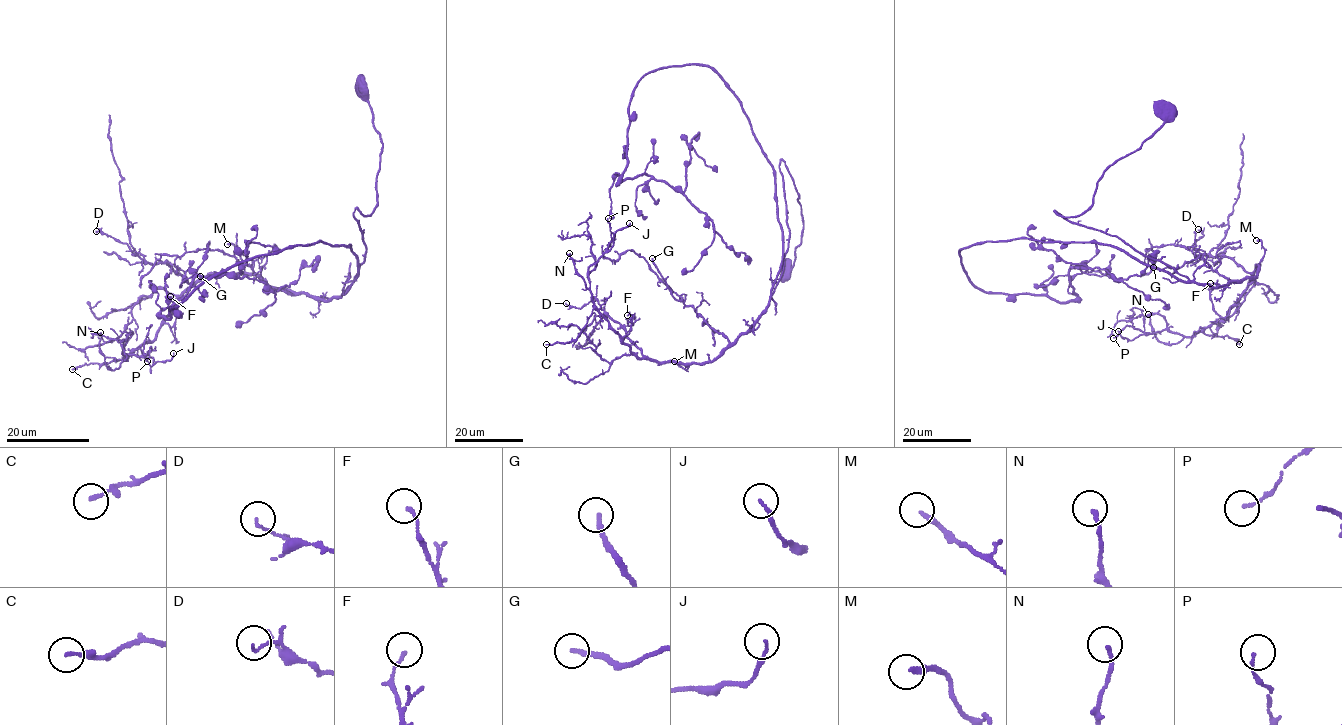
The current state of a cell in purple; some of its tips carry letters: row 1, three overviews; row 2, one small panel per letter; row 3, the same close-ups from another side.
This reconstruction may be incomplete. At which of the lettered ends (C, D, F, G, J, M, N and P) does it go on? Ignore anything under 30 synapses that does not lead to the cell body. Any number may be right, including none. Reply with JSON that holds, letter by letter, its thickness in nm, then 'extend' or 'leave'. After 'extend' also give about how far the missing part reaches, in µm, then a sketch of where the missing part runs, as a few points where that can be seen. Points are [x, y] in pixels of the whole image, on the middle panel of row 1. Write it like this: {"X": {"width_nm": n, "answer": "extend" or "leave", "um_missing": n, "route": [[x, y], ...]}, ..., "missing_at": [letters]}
{"C": {"width_nm": 130, "answer": "leave"}, "D": {"width_nm": 110, "answer": "leave"}, "F": {"width_nm": 110, "answer": "leave"}, "G": {"width_nm": 190, "answer": "extend", "um_missing": 40, "route": [[652, 258], [647, 234], [663, 184], [657, 174], [652, 177]]}, "J": {"width_nm": 110, "answer": "leave"}, "M": {"width_nm": 240, "answer": "leave"}, "N": {"width_nm": 150, "answer": "leave"}, "P": {"width_nm": 120, "answer": "leave"}, "missing_at": ["G"]}

